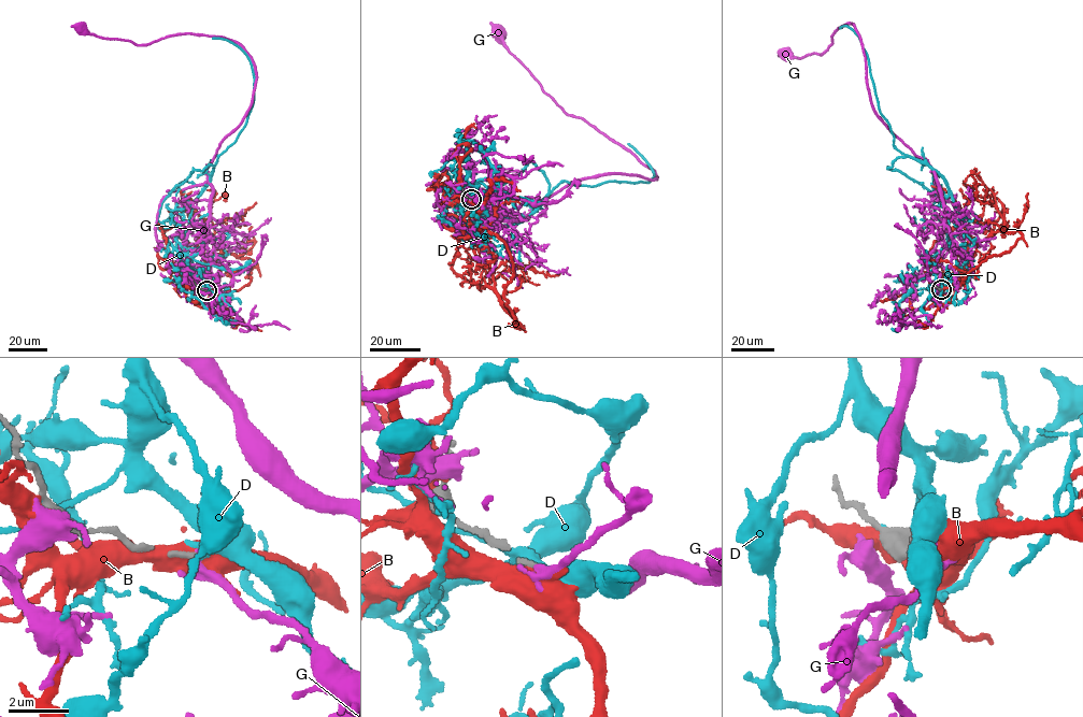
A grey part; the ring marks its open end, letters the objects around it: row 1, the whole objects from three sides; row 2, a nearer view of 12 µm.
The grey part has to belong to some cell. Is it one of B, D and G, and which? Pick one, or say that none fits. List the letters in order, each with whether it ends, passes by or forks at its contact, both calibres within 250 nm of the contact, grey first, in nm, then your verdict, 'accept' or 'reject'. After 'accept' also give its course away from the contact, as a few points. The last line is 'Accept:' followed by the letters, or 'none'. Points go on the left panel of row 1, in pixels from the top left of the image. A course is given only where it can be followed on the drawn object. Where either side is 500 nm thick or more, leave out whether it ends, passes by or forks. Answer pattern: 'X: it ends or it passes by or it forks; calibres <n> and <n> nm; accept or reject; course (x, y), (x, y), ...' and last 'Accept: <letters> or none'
B: calibres 150 and 600 nm; reject
D: it passes by; calibres 150 and 240 nm; reject
G: it passes by; calibres 150 and 170 nm; reject
Accept: none

